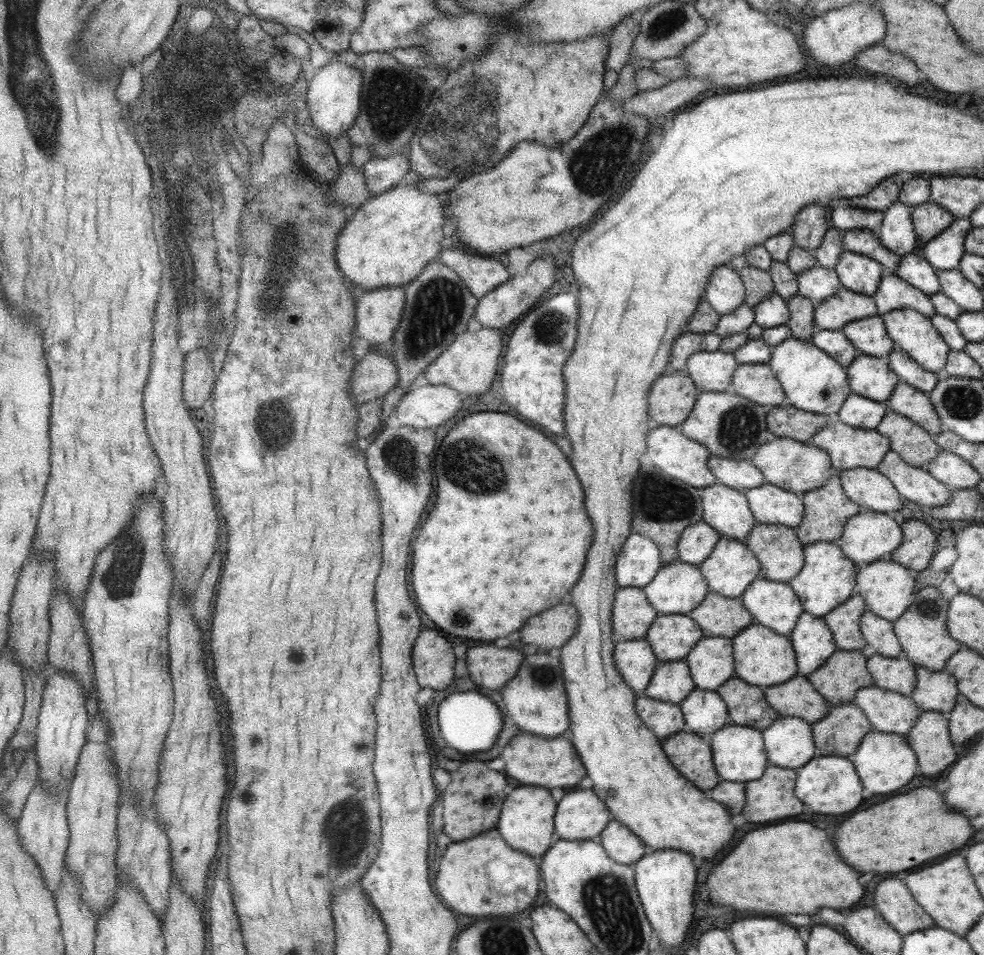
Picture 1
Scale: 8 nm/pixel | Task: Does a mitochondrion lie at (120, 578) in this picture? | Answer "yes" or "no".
yes

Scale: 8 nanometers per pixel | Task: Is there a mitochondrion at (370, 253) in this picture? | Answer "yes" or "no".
no

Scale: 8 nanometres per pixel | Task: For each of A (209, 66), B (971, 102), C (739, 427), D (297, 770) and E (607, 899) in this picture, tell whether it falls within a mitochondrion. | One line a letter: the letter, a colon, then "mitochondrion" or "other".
A: mitochondrion
B: other
C: mitochondrion
D: other
E: mitochondrion

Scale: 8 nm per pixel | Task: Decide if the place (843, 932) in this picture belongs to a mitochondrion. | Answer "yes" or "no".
no

